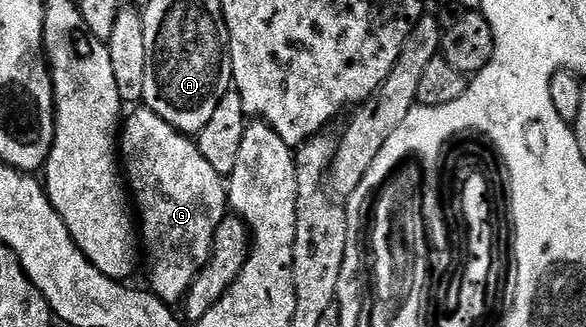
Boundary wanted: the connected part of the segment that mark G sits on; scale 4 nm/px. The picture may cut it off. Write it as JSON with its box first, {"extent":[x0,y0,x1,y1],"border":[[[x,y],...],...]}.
{"extent":[120,108,228,303],"border":[[[145,108],[131,110],[134,111],[131,114],[129,111],[120,134],[120,162],[132,195],[132,206],[140,223],[144,266],[150,269],[148,288],[164,303],[181,303],[192,280],[196,280],[202,265],[210,259],[216,228],[220,228],[220,220],[224,220],[228,213],[228,186],[223,175],[218,174],[216,168],[212,168],[212,164],[208,164],[206,157],[198,151],[198,143],[193,137],[183,134],[156,116],[156,112]]]}

